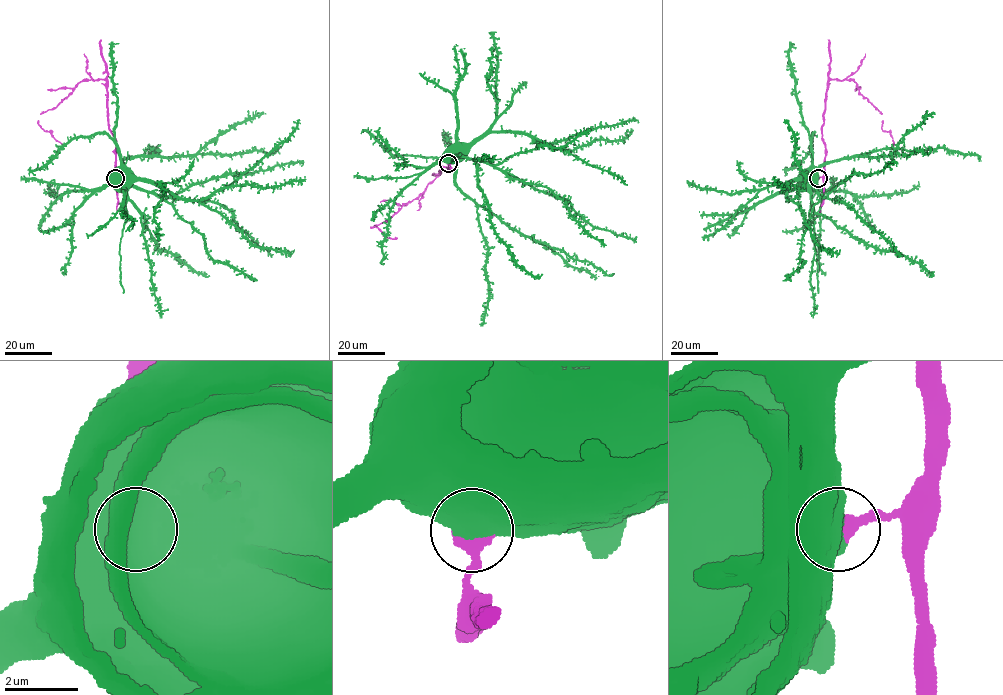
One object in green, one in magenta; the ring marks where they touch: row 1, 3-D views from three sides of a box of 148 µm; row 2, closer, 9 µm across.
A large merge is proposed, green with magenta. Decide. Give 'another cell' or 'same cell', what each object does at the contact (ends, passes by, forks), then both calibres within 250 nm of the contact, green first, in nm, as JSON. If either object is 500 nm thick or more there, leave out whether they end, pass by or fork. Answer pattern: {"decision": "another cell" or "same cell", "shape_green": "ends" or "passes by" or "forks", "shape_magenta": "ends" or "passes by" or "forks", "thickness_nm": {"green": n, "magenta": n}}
{"decision": "another cell", "thickness_nm": {"green": 800, "magenta": 550}}

